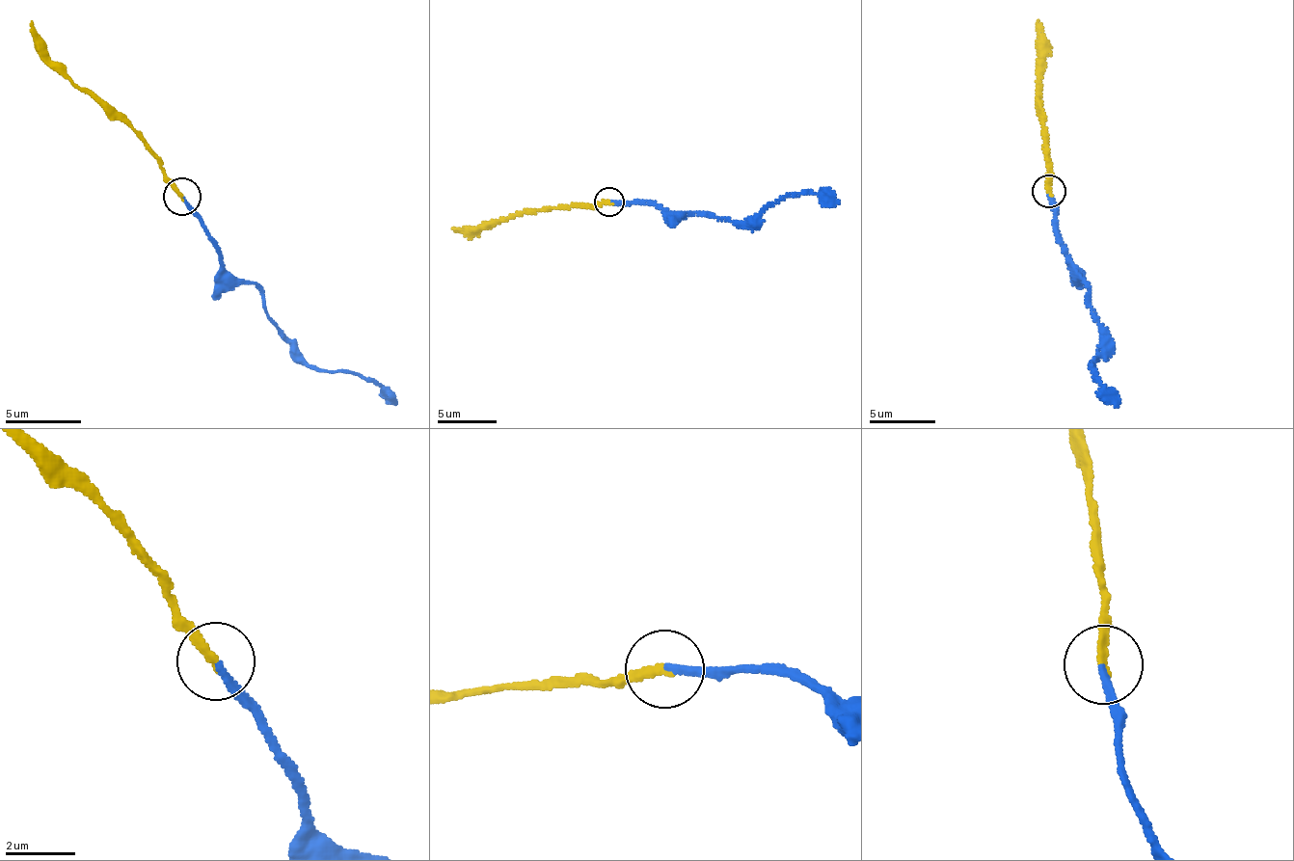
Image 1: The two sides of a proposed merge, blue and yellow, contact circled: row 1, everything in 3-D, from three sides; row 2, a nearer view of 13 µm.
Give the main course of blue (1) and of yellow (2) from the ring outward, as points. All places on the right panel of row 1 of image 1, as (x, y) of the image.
1: (1047, 192), (1062, 252), (1089, 289), (1089, 303), (1102, 338), (1092, 366), (1105, 395), (1118, 406)
2: (1047, 192), (1047, 156), (1037, 104), (1045, 56), (1038, 20)

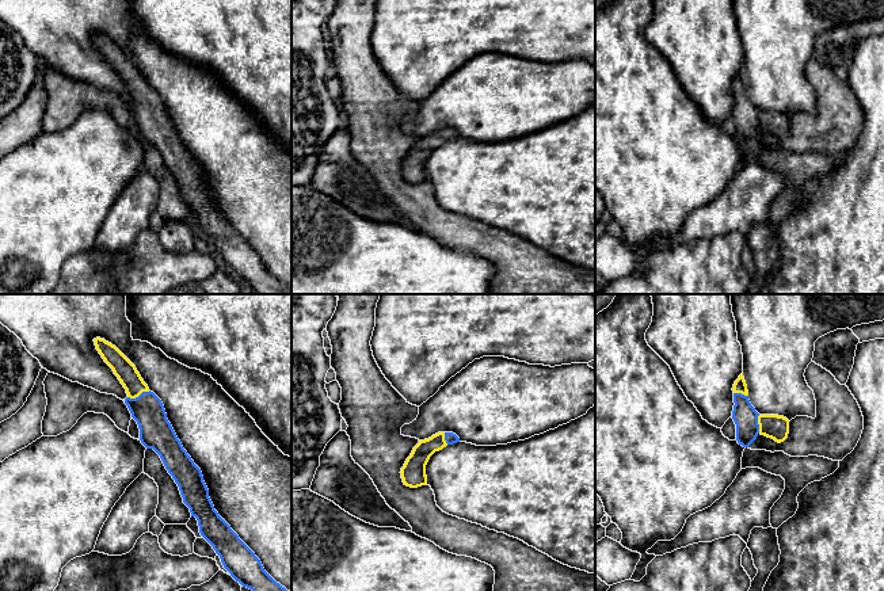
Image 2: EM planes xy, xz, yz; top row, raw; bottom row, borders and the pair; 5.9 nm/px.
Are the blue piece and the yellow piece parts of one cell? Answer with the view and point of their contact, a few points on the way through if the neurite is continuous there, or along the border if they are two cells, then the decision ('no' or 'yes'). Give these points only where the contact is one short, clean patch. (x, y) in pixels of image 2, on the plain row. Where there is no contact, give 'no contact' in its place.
meets blue in xy at (140, 91); yes

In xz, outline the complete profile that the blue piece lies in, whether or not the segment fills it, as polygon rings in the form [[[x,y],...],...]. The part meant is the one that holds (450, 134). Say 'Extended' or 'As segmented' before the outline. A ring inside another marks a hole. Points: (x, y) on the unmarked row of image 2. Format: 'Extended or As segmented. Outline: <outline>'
Extended. Outline: [[[438,129],[428,136],[419,137],[401,164],[404,182],[411,184],[427,182],[426,161],[430,153],[447,141],[457,138],[460,138],[460,134],[453,129]]]

